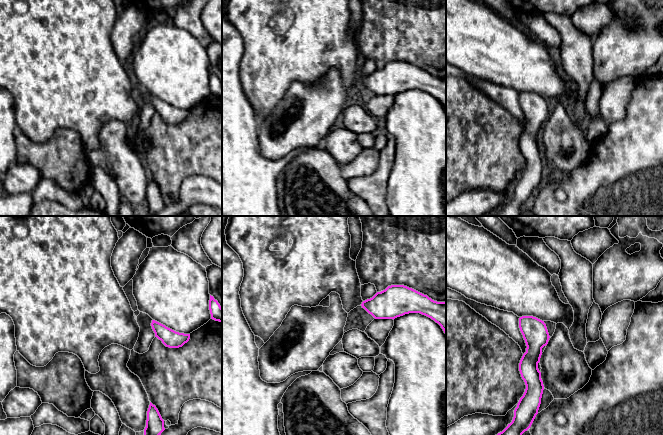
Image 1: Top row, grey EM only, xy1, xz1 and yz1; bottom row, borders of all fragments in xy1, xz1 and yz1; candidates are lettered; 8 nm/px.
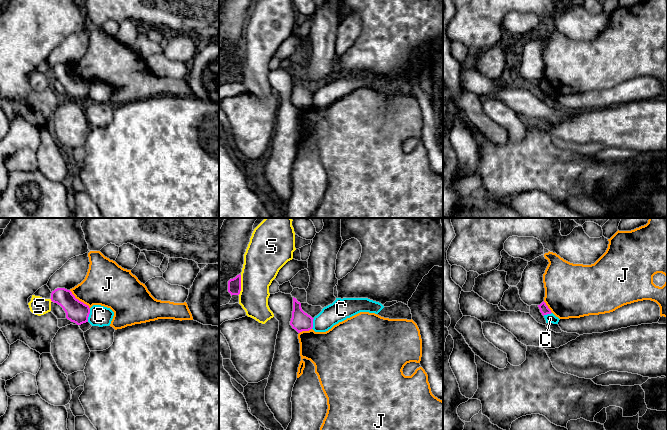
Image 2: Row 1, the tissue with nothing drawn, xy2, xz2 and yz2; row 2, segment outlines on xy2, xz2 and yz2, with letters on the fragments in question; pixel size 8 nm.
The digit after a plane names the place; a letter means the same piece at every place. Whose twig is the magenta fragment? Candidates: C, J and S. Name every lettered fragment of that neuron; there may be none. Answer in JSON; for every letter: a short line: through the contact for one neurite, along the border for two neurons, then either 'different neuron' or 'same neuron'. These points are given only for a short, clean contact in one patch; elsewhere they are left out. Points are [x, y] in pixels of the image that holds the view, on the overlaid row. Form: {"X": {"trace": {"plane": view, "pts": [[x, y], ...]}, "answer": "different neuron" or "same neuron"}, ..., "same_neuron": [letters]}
{"C": {"answer": "different neuron"}, "J": {"trace": {"plane": "xy2", "pts": [[69, 290], [89, 308]]}, "answer": "different neuron"}, "S": {"answer": "different neuron"}, "same_neuron": []}

